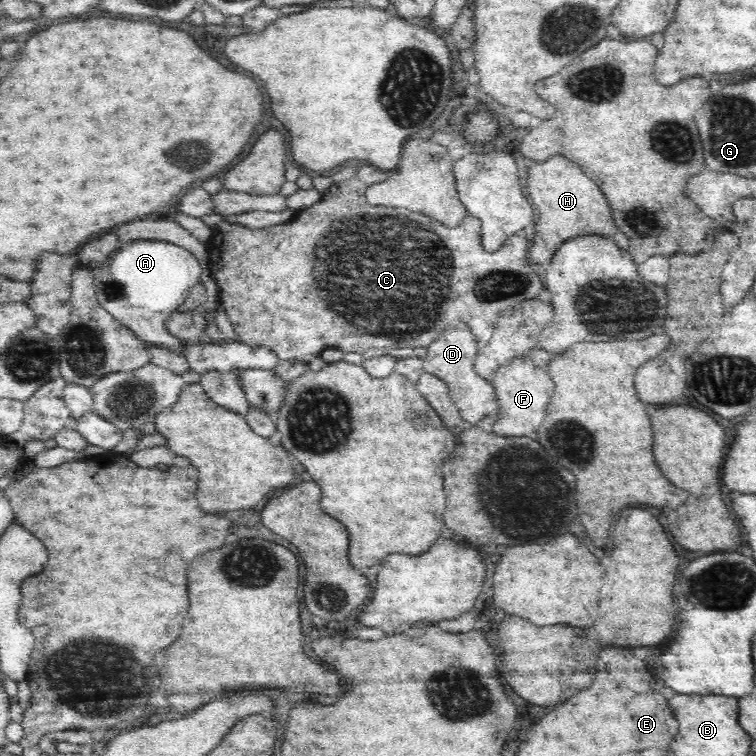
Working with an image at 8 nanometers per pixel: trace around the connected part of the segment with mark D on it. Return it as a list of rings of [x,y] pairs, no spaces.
[[[458,320],[447,326],[446,330],[430,346],[427,346],[423,359],[424,372],[435,374],[446,382],[452,404],[458,408],[460,416],[471,425],[478,424],[483,418],[492,416],[499,410],[494,385],[475,371],[474,358],[478,354],[480,345],[476,342],[474,334],[470,332],[468,324]]]

